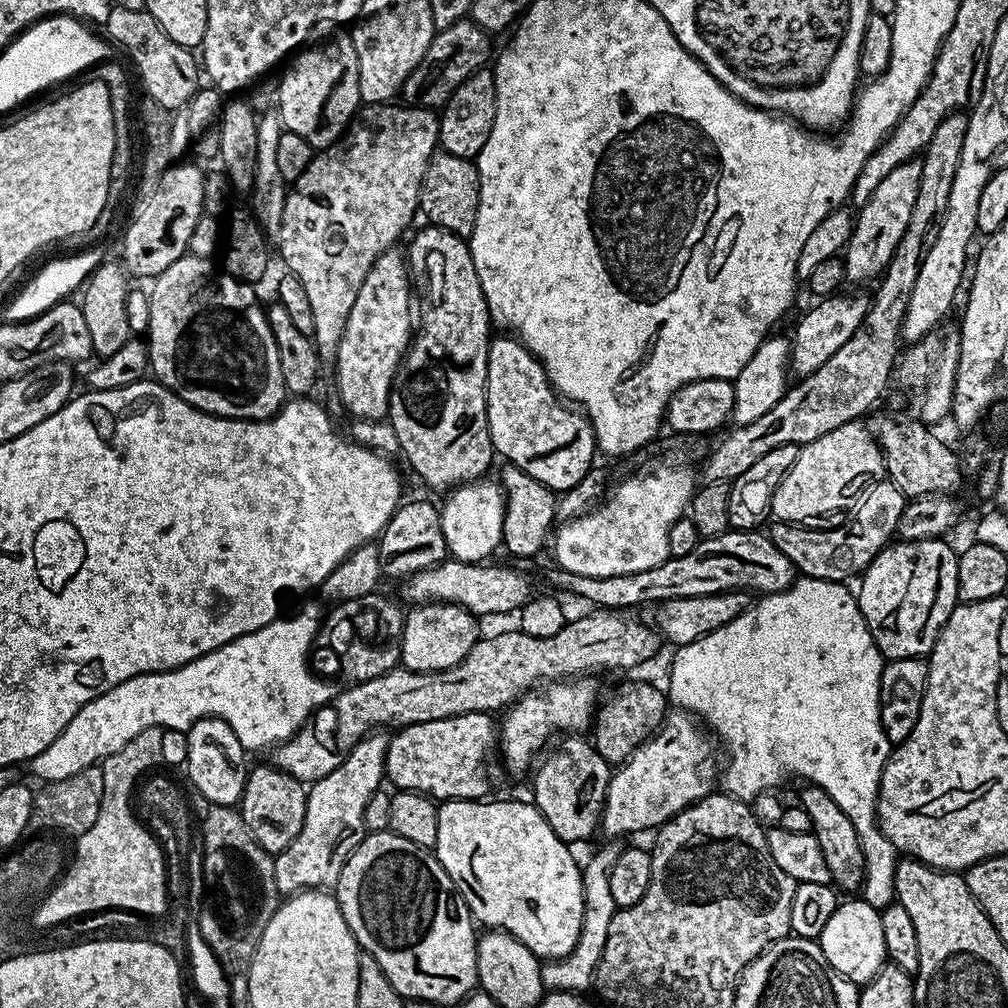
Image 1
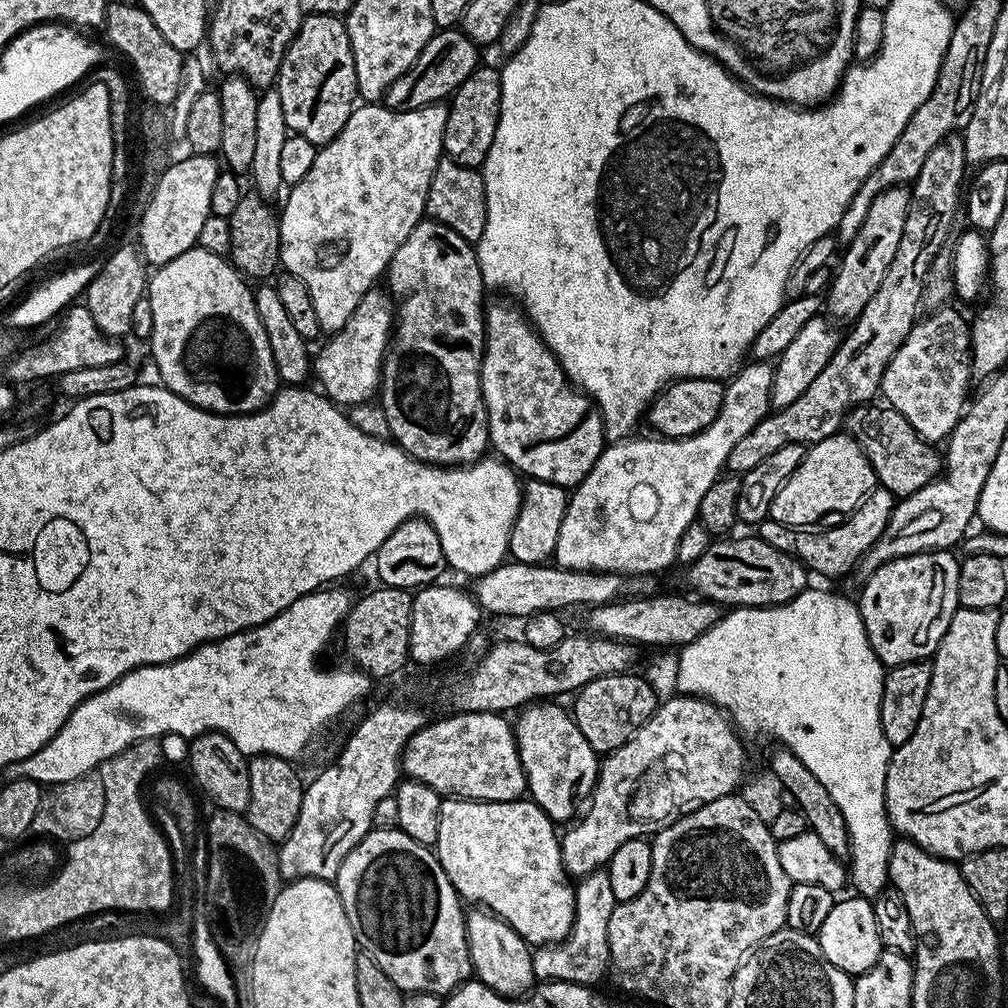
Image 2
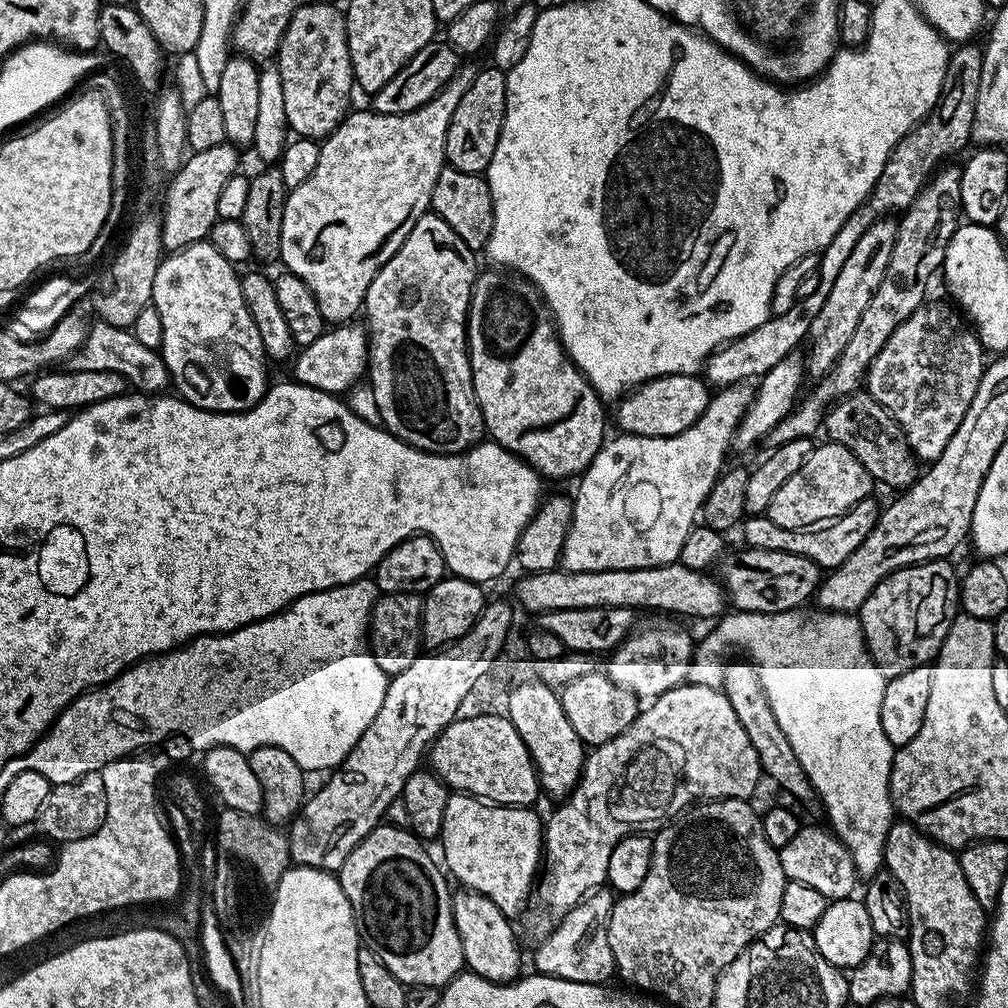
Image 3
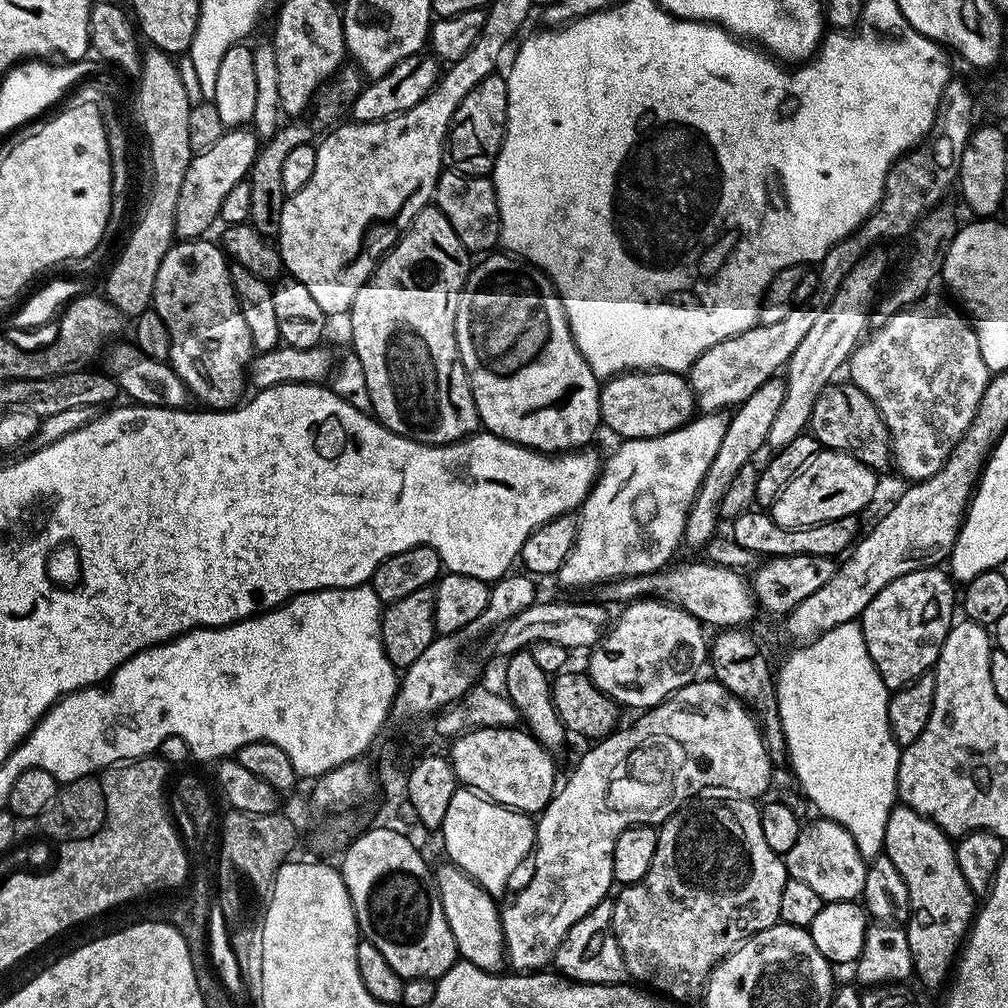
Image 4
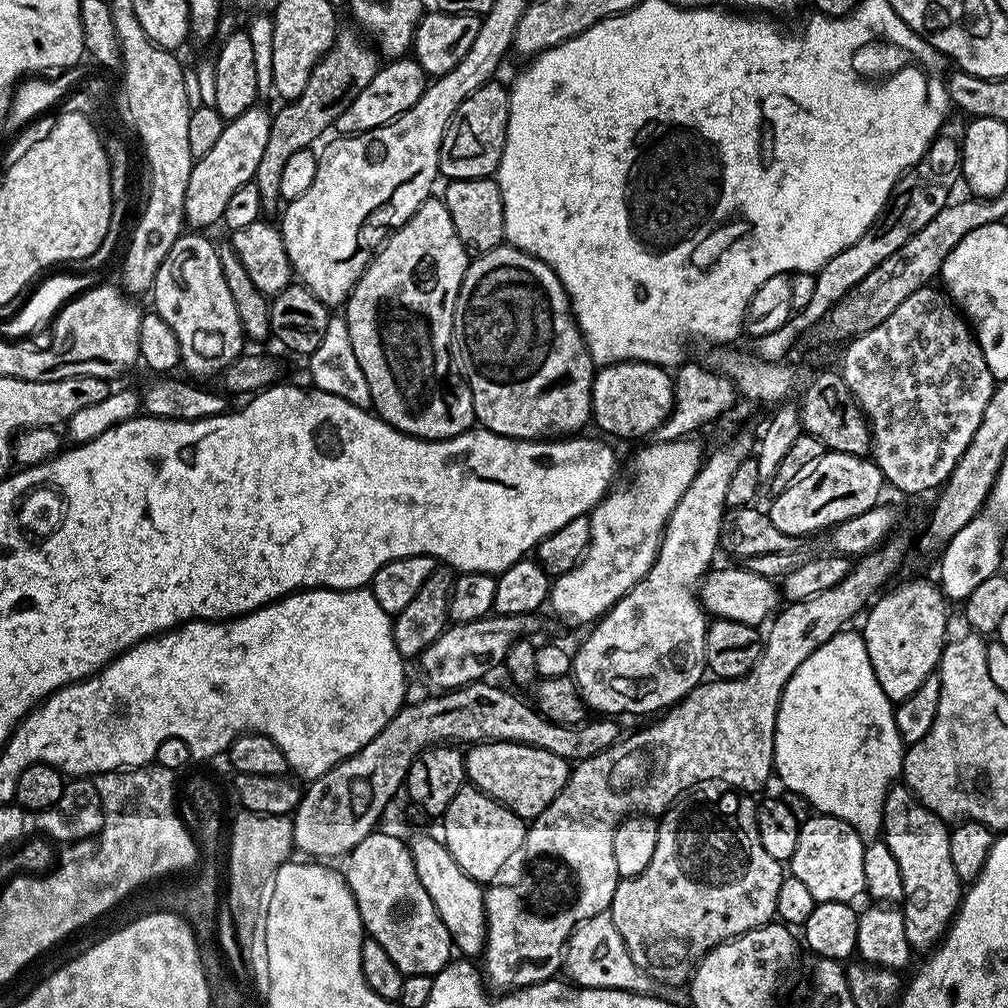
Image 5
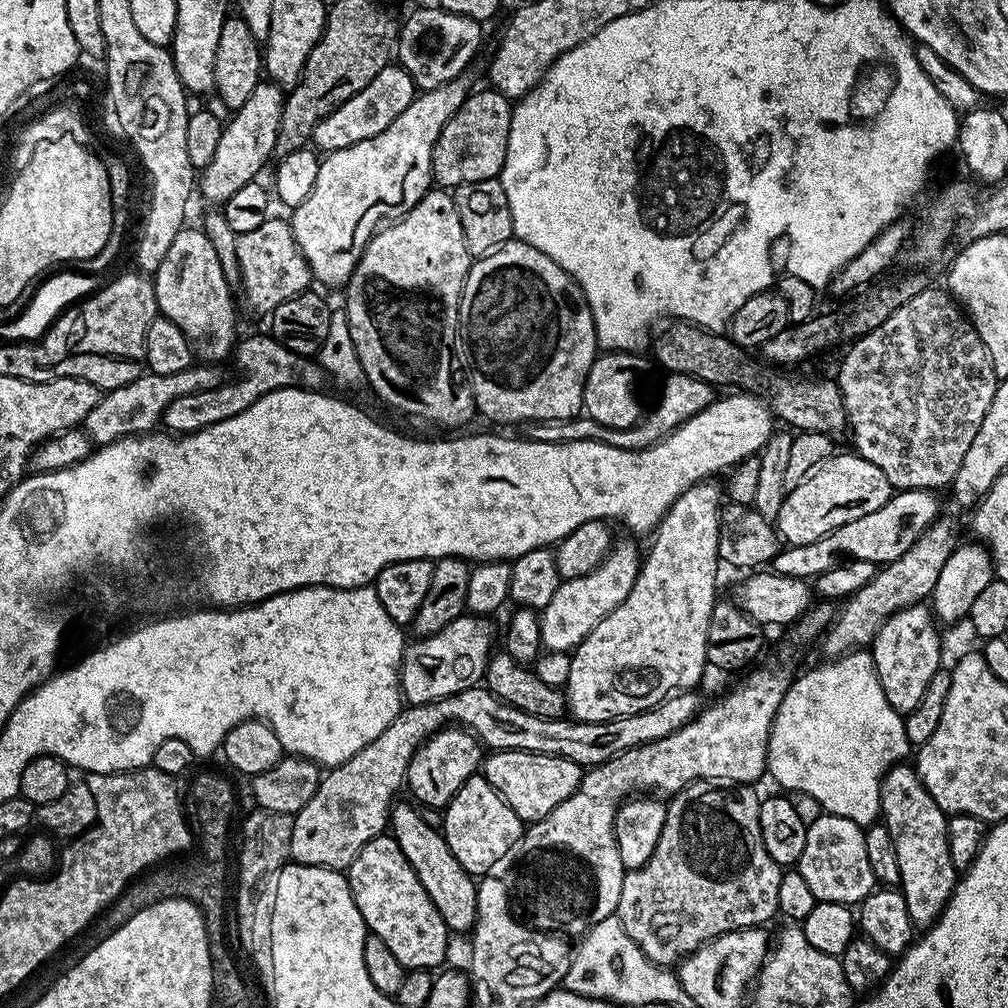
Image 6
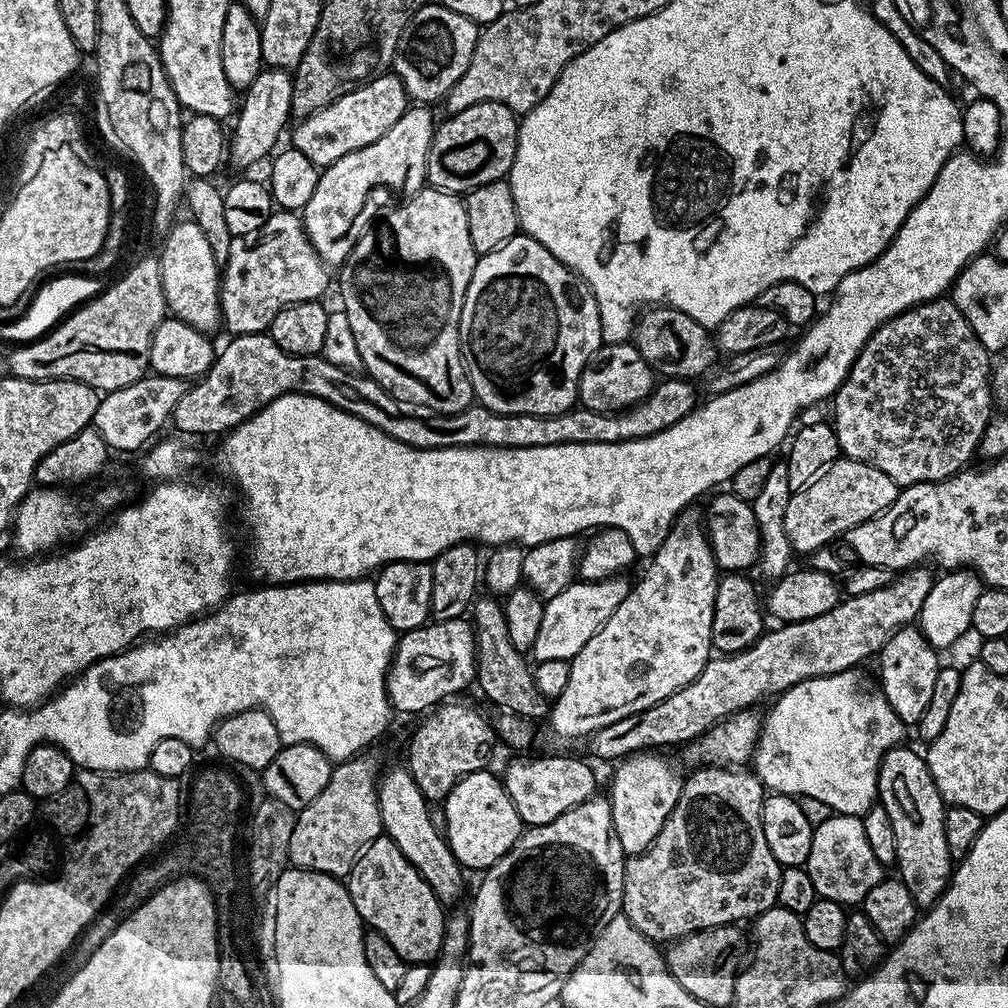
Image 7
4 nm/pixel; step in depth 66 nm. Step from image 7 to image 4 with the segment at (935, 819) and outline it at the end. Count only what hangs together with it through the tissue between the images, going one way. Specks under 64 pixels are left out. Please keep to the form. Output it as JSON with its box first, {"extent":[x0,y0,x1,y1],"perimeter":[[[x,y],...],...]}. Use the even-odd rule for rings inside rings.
{"extent":[883,803,978,988],"perimeter":[[[897,803],[886,822],[883,855],[888,856],[890,861],[894,862],[894,867],[902,876],[908,891],[906,912],[907,916],[909,916],[908,924],[906,923],[906,931],[910,938],[912,966],[915,975],[918,980],[920,976],[921,982],[928,988],[936,988],[940,983],[943,985],[949,979],[950,969],[961,951],[978,911],[977,897],[970,890],[966,878],[962,878],[962,870],[958,866],[958,858],[956,857],[953,841],[933,820],[918,814],[918,810],[907,808],[905,804]]]}

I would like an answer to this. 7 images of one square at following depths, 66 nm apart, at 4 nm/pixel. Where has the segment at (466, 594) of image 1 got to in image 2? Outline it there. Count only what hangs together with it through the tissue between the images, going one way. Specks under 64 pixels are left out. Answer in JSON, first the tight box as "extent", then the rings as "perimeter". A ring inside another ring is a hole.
{"extent":[474,562,649,618],"perimeter":[[[505,562],[484,576],[475,577],[474,595],[477,604],[485,613],[527,618],[536,612],[556,612],[561,610],[560,608],[572,608],[575,604],[584,604],[583,606],[610,604],[621,594],[644,594],[649,591],[648,582],[647,579],[623,576],[618,572],[579,572],[573,568],[549,566],[547,563]]]}

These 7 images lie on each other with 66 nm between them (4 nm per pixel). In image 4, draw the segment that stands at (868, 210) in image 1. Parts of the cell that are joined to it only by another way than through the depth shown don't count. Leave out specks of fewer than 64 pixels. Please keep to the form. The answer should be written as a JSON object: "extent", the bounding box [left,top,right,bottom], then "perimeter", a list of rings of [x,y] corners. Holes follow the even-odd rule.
{"extent":[767,254,888,449],"perimeter":[[[865,254],[849,270],[846,278],[841,282],[840,288],[834,294],[834,298],[818,314],[818,318],[812,323],[810,331],[802,337],[802,342],[798,345],[798,350],[794,350],[794,354],[790,354],[786,365],[788,376],[785,375],[783,377],[784,397],[782,398],[782,406],[778,410],[778,415],[774,417],[774,423],[770,425],[770,434],[768,435],[767,443],[769,449],[785,448],[786,446],[790,446],[790,442],[794,442],[794,438],[805,435],[806,429],[812,422],[812,411],[814,410],[814,402],[818,398],[818,394],[822,394],[825,386],[837,379],[836,371],[839,368],[841,371],[847,365],[848,361],[852,358],[852,351],[865,339],[866,331],[864,332],[864,327],[868,324],[868,311],[871,308],[873,311],[874,308],[872,294],[875,292],[880,278],[884,274],[884,267],[888,264],[886,257],[876,255]]]}

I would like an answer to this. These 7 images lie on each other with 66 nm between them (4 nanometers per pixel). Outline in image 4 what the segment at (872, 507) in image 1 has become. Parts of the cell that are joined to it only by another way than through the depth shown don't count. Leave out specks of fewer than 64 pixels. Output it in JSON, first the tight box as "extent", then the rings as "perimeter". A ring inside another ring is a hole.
{"extent":[730,510,861,558],"perimeter":[[[753,510],[731,521],[730,535],[734,542],[738,542],[738,546],[742,546],[745,550],[754,550],[757,558],[793,556],[794,554],[814,554],[836,558],[847,553],[855,545],[858,533],[861,531],[858,521],[856,516],[847,516],[838,518],[834,522],[815,524],[809,528],[783,528],[778,526],[778,522],[772,520],[767,511]]]}

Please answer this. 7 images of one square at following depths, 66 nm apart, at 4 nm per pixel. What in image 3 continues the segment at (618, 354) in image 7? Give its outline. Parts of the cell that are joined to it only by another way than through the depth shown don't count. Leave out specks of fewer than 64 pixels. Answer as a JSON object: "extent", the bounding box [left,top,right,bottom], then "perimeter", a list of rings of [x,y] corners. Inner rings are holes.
{"extent":[615,375,709,436],"perimeter":[[[699,375],[659,376],[639,385],[615,405],[617,429],[629,436],[677,436],[704,417],[709,399],[709,385]]]}

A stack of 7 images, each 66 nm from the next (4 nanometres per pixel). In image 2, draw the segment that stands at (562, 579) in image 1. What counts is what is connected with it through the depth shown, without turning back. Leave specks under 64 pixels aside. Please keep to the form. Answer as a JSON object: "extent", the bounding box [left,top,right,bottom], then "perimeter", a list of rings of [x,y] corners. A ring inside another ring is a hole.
{"extent":[683,534,810,608],"perimeter":[[[756,534],[740,536],[737,540],[728,539],[732,538],[713,539],[708,548],[698,554],[696,561],[683,569],[685,582],[696,591],[693,593],[697,597],[732,608],[769,608],[790,602],[809,587],[810,573],[798,557],[770,546],[770,542],[760,539]]]}

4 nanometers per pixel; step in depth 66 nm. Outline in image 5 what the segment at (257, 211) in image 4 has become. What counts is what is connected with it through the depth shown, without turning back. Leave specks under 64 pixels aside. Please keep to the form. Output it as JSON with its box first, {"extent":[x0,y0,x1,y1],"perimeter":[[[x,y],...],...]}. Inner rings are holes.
{"extent":[254,27,382,213],"perimeter":[[[341,27],[336,33],[336,40],[330,50],[321,58],[310,74],[310,82],[306,82],[306,90],[298,94],[298,98],[281,103],[280,109],[272,116],[270,138],[266,142],[266,151],[258,162],[258,170],[254,183],[258,186],[260,206],[265,213],[281,207],[278,181],[282,179],[282,169],[286,166],[286,158],[298,154],[298,150],[312,148],[315,140],[327,128],[331,129],[336,120],[370,86],[370,78],[382,67],[373,45],[359,31]]]}

